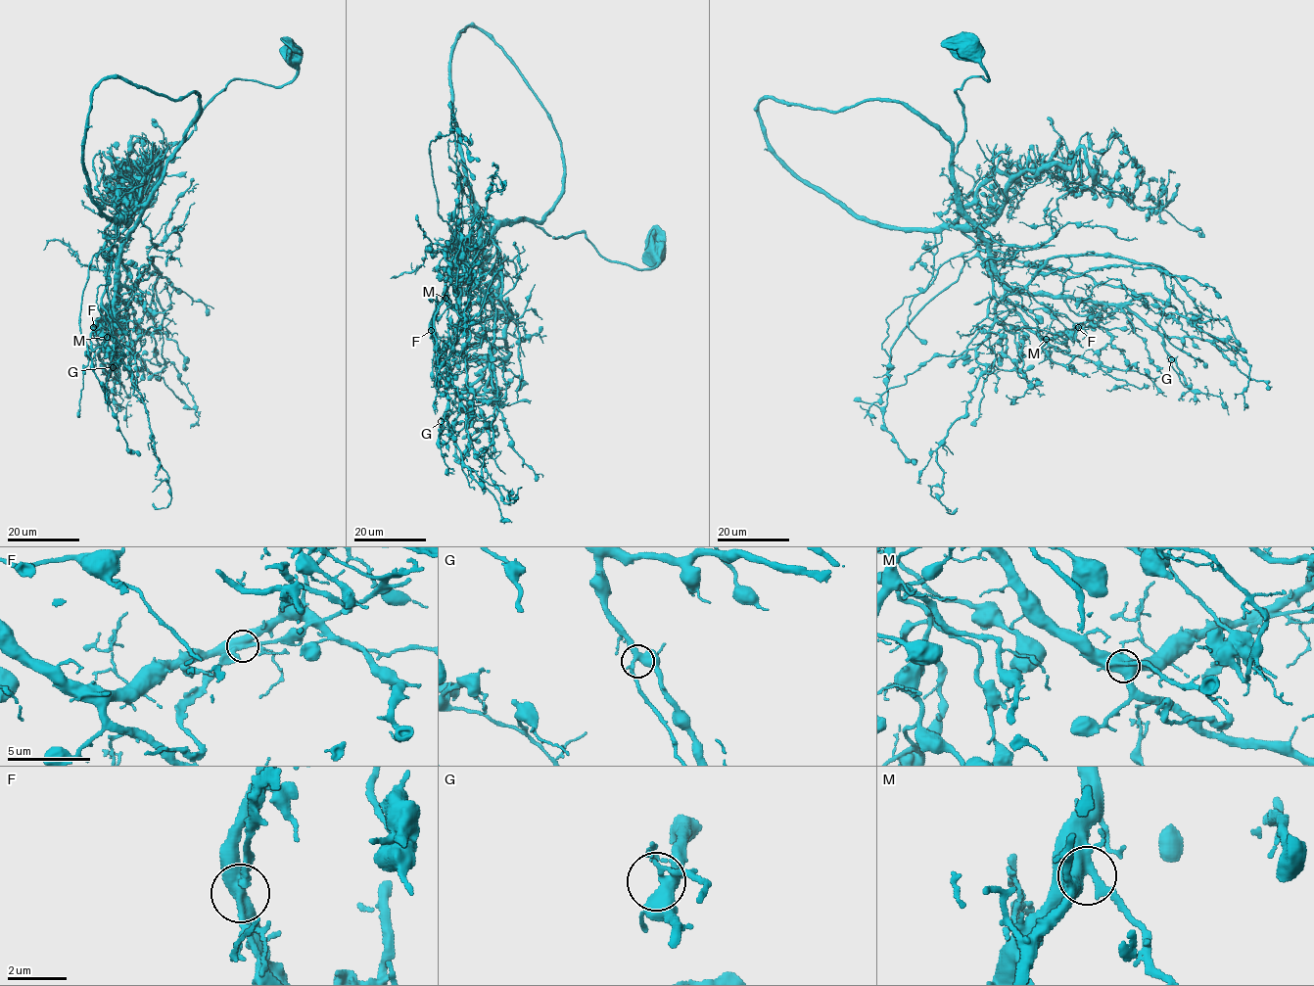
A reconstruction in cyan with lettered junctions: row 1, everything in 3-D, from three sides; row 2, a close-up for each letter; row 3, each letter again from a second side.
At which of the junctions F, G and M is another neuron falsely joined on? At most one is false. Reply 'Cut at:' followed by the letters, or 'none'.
Cut at: F

